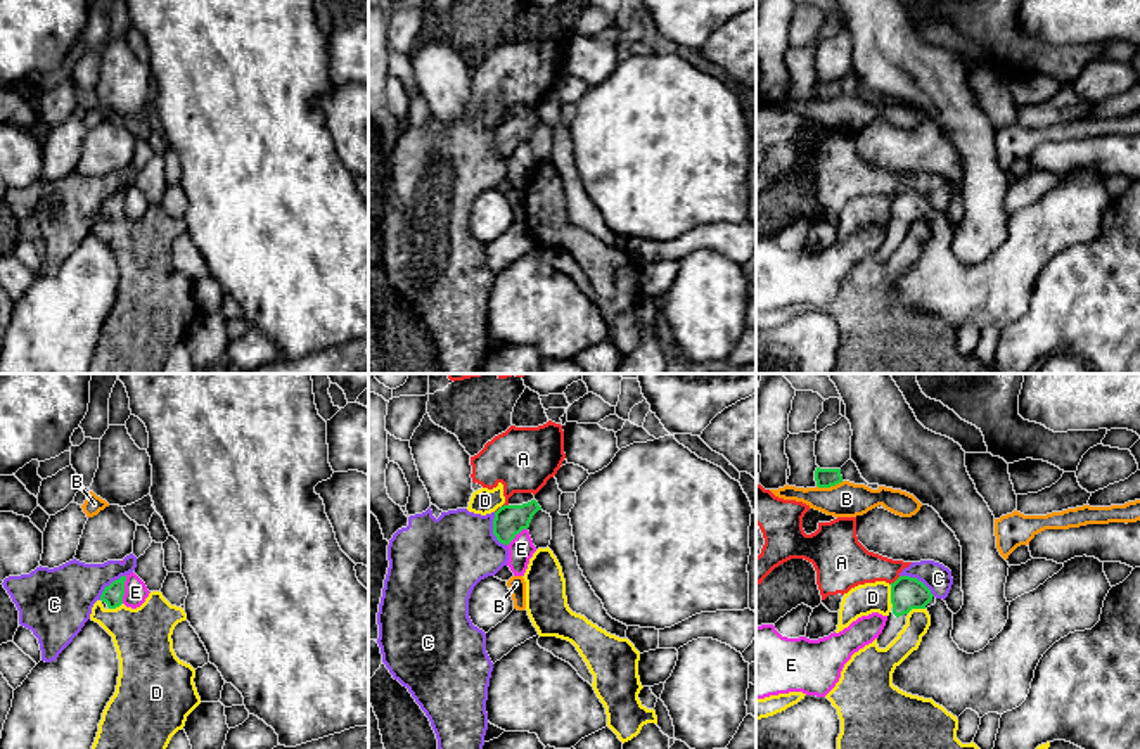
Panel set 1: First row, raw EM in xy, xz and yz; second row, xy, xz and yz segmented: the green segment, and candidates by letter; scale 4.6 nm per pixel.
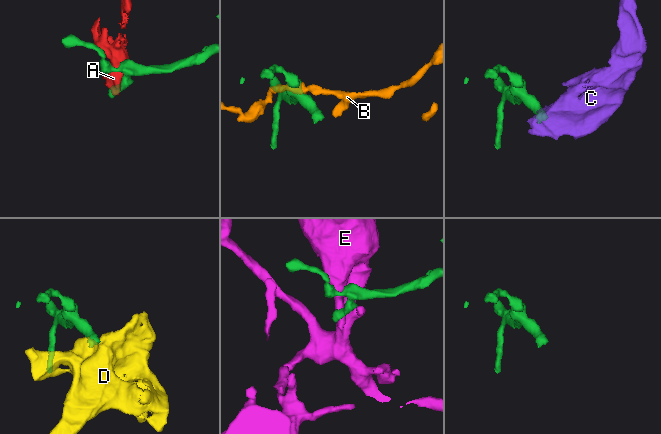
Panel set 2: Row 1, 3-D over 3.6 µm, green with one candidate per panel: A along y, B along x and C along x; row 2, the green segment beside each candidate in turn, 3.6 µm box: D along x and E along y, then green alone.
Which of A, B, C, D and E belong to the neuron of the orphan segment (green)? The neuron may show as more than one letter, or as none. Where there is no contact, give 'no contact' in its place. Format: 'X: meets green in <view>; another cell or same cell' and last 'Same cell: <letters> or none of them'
A: meets green in xz; another cell
B: meets green in yz; another cell
C: meets green in xz; another cell
D: meets green in yz; another cell
E: meets green in xy; another cell
Same cell: none of them

